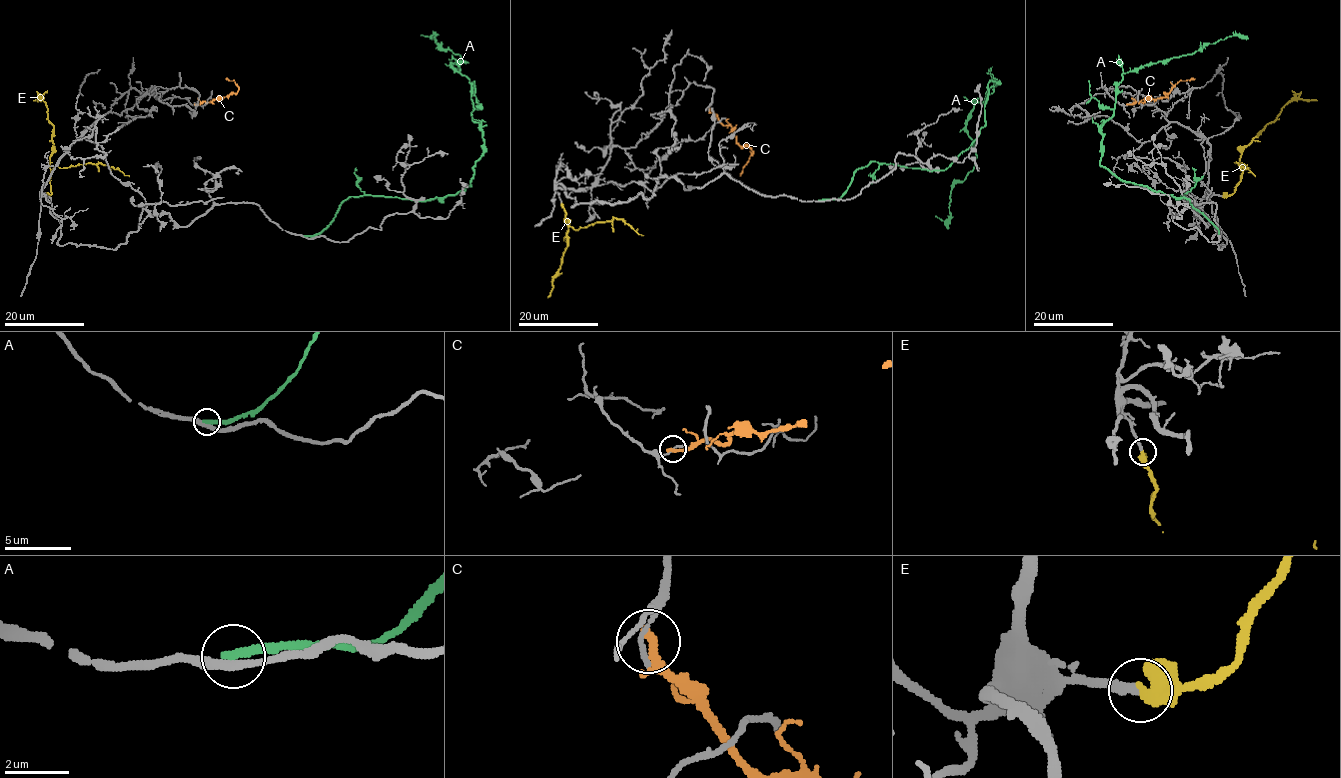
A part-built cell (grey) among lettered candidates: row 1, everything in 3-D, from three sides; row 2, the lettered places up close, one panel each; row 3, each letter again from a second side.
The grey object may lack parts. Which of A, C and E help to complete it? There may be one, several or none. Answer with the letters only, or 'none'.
E

